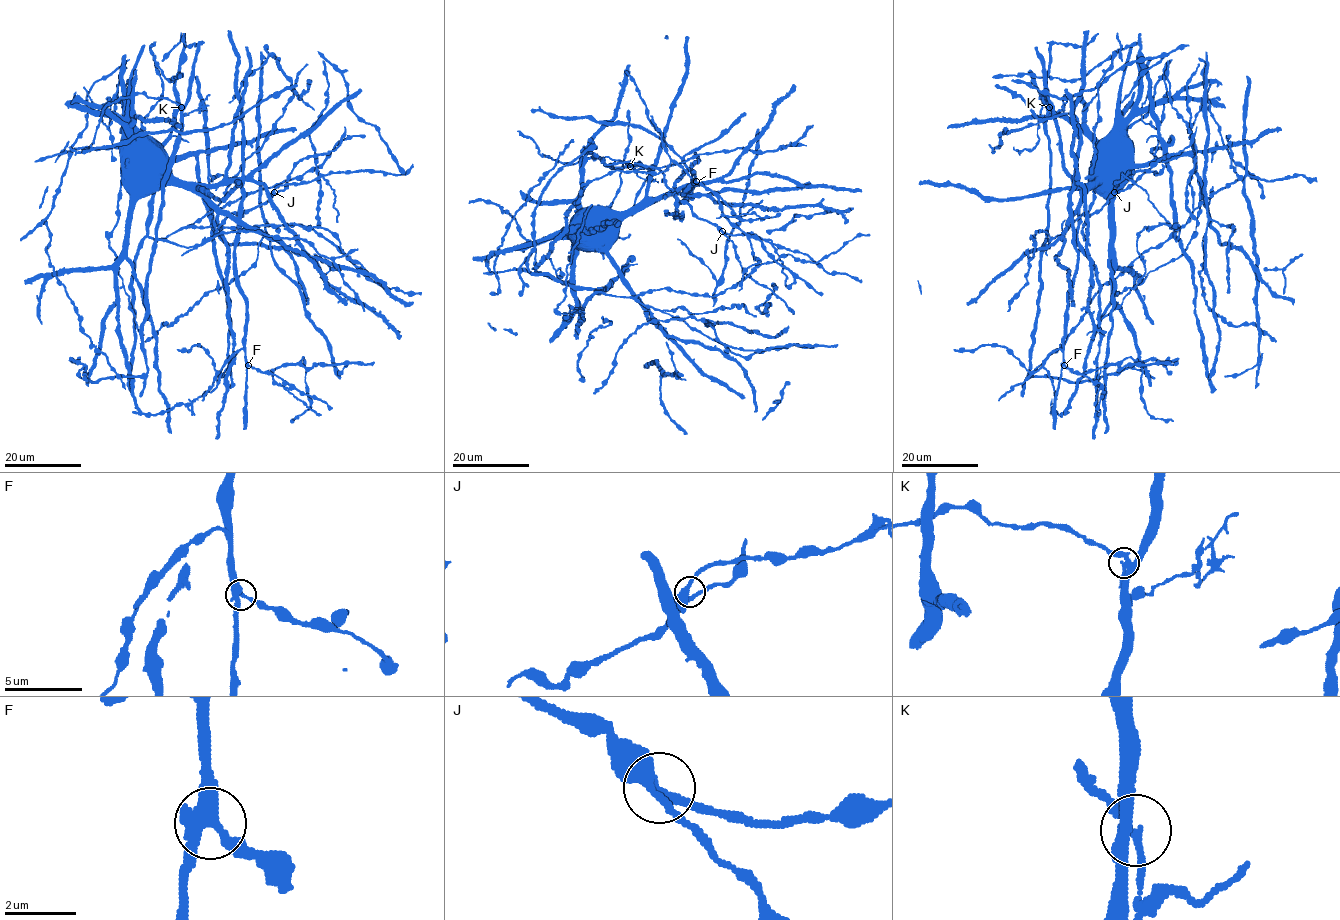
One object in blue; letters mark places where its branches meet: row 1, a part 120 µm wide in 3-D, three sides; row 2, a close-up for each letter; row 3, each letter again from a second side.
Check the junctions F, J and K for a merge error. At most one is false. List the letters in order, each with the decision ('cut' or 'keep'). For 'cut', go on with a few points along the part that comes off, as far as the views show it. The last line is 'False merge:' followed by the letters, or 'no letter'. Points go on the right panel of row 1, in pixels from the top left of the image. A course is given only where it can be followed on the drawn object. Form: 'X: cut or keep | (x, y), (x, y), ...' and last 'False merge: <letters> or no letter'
F: keep
J: keep
K: cut | (1048, 107), (1049, 114), (1057, 114), (1063, 108), (1065, 94)
False merge: K

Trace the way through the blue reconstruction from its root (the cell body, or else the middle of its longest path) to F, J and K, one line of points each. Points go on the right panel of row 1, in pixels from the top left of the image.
F: (1101, 184), (1094, 175), (1089, 179), (1094, 184), (1069, 220), (1077, 273), (1068, 295), (1064, 365)
J: (1101, 184), (1096, 145), (1041, 93), (1050, 154), (1044, 246), (1083, 213), (1097, 212), (1114, 192)
K: (1101, 184), (1095, 163), (1096, 145), (1070, 120), (1060, 117), (1041, 93), (1039, 98), (1048, 107)

